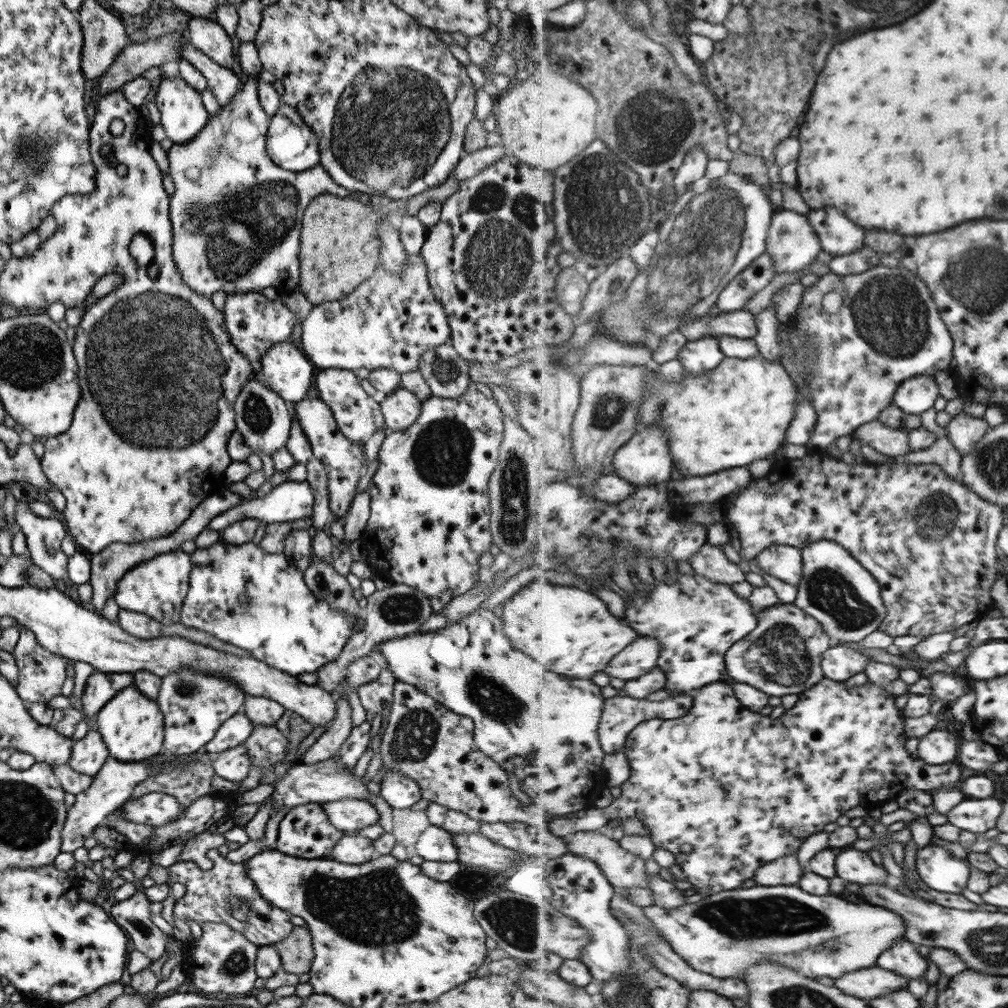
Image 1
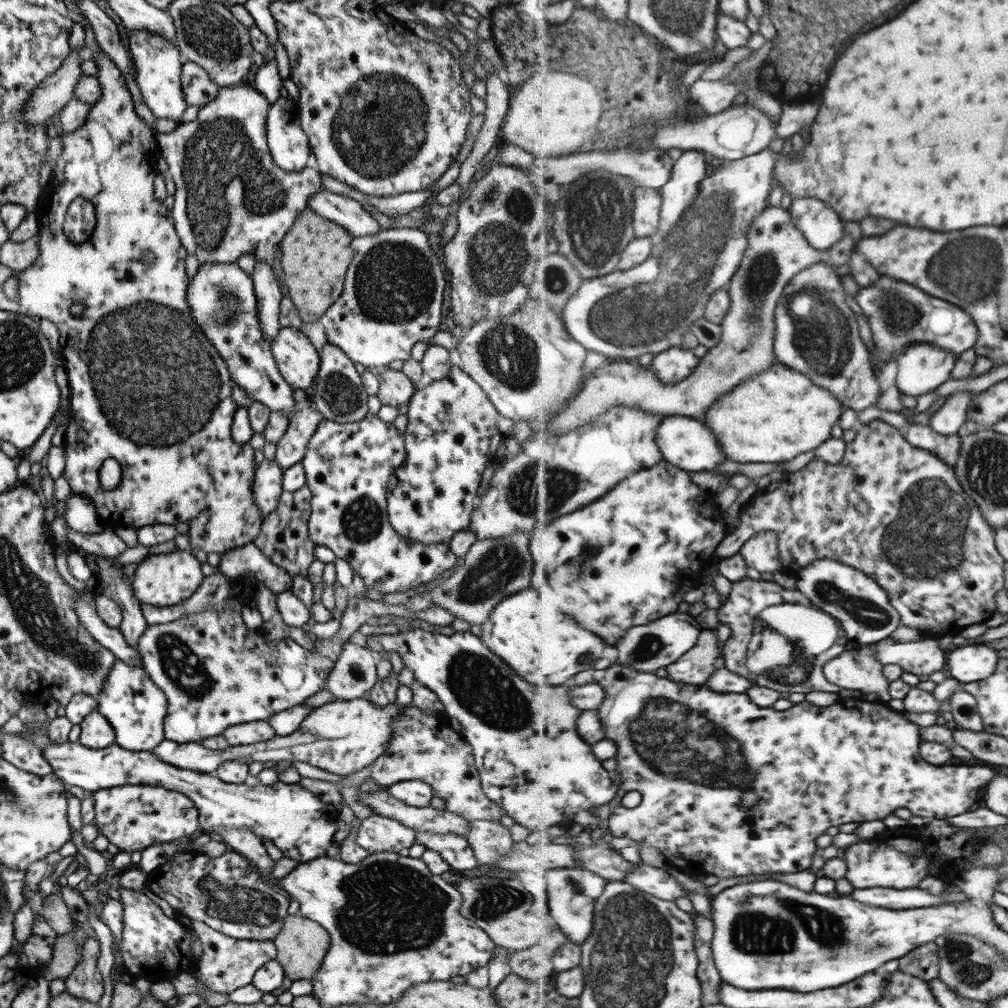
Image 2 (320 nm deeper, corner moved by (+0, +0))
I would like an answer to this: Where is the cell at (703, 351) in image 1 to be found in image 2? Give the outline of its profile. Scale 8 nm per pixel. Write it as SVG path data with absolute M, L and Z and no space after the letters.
M673 347L654 356L649 366L661 382L679 383L696 371L701 358L693 354L692 349Z

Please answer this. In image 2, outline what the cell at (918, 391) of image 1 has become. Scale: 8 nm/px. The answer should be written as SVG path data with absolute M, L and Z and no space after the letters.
M924 342L910 344L902 353L896 359L896 386L914 398L945 384L951 378L958 357L949 349Z

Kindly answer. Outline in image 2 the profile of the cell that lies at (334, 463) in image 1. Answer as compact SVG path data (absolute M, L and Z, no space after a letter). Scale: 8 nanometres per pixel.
M367 414L349 424L321 419L300 460L305 486L311 493L308 537L348 562L365 587L382 594L432 582L449 573L457 562L445 543L426 545L404 539L388 523L386 491L404 458L403 436L397 434L395 426Z

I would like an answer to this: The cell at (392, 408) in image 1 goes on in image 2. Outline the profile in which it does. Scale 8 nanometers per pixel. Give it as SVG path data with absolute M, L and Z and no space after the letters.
M385 367L379 368L376 376L378 379L376 397L381 405L387 404L397 408L399 404L408 402L414 389L405 374Z

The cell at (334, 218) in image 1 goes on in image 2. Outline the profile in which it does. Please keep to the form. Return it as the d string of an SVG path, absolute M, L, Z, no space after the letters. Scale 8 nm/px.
M308 208L296 216L283 235L279 243L283 284L287 286L289 300L303 323L316 322L341 294L344 276L353 258L351 238L344 228Z

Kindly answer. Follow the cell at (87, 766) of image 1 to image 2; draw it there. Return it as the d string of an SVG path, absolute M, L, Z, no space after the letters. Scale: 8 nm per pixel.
M98 708L91 711L78 724L80 733L78 742L87 748L100 749L114 743L114 732Z

